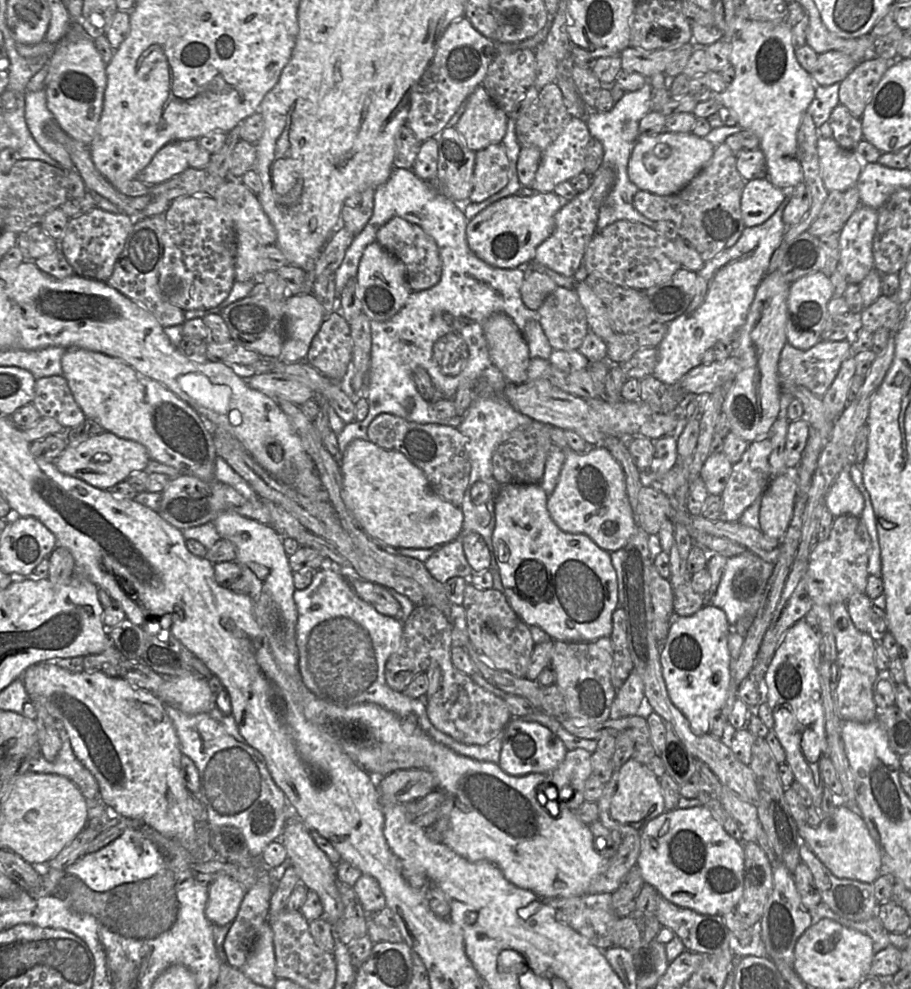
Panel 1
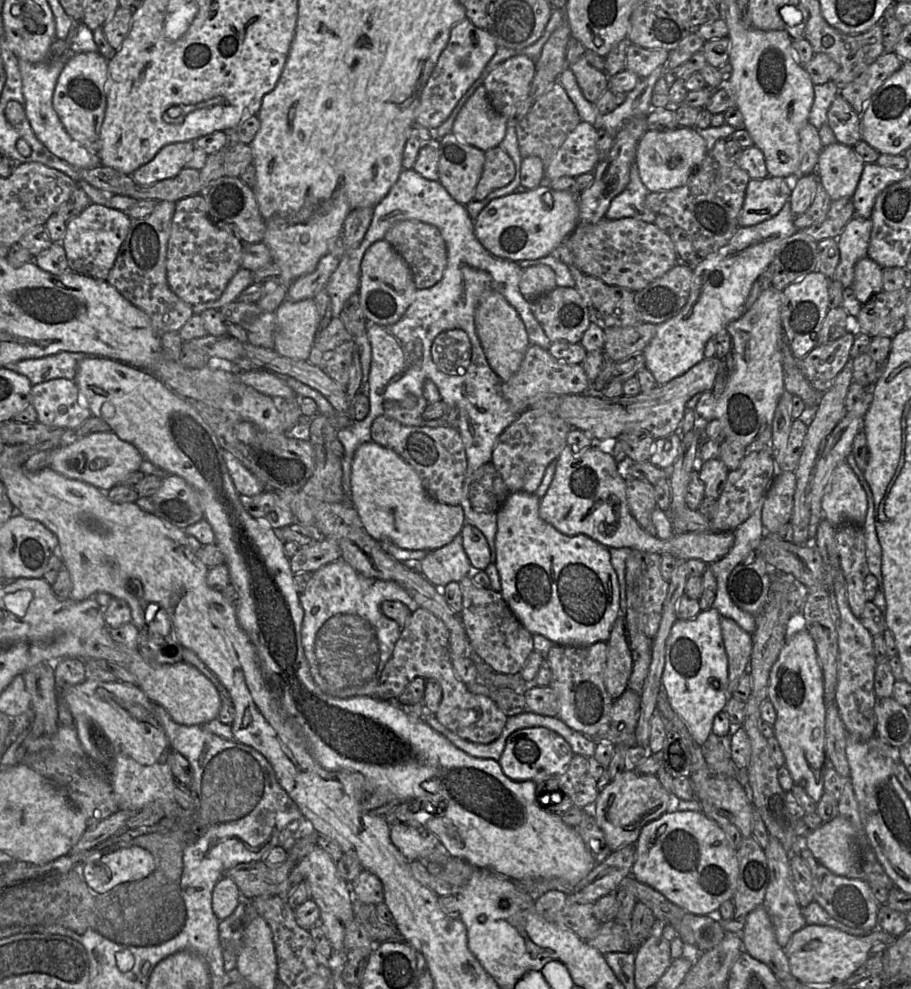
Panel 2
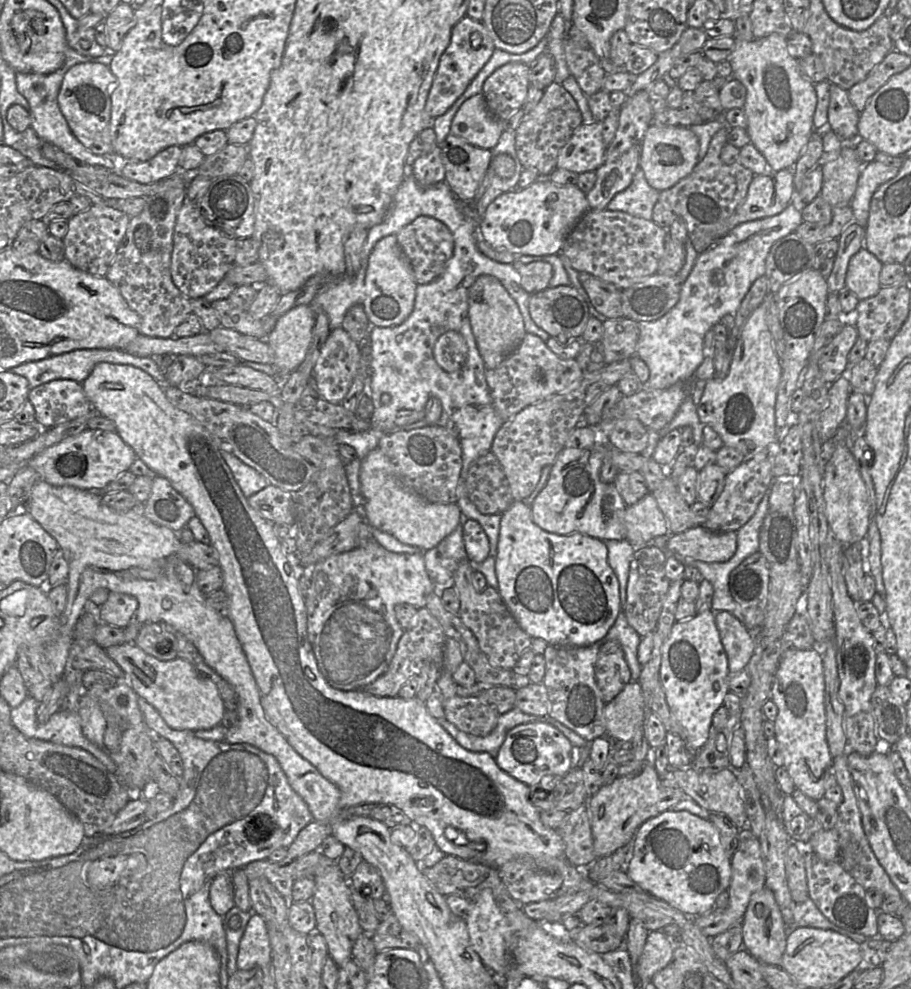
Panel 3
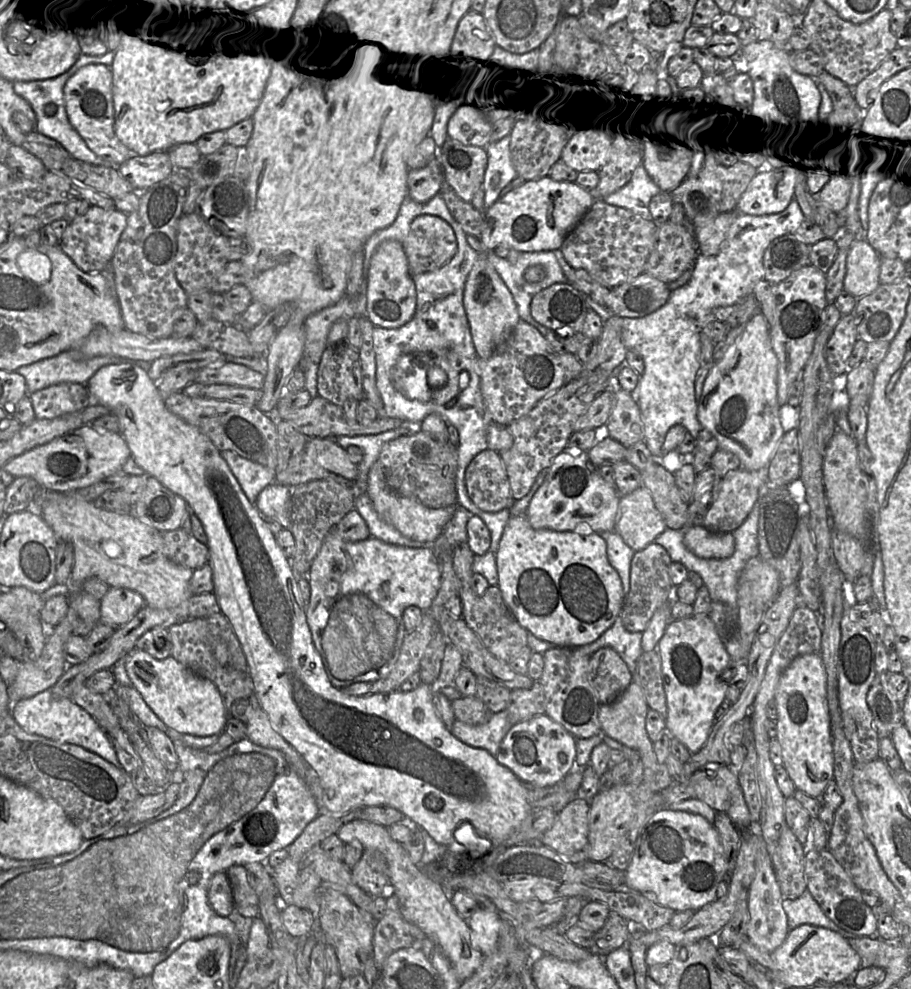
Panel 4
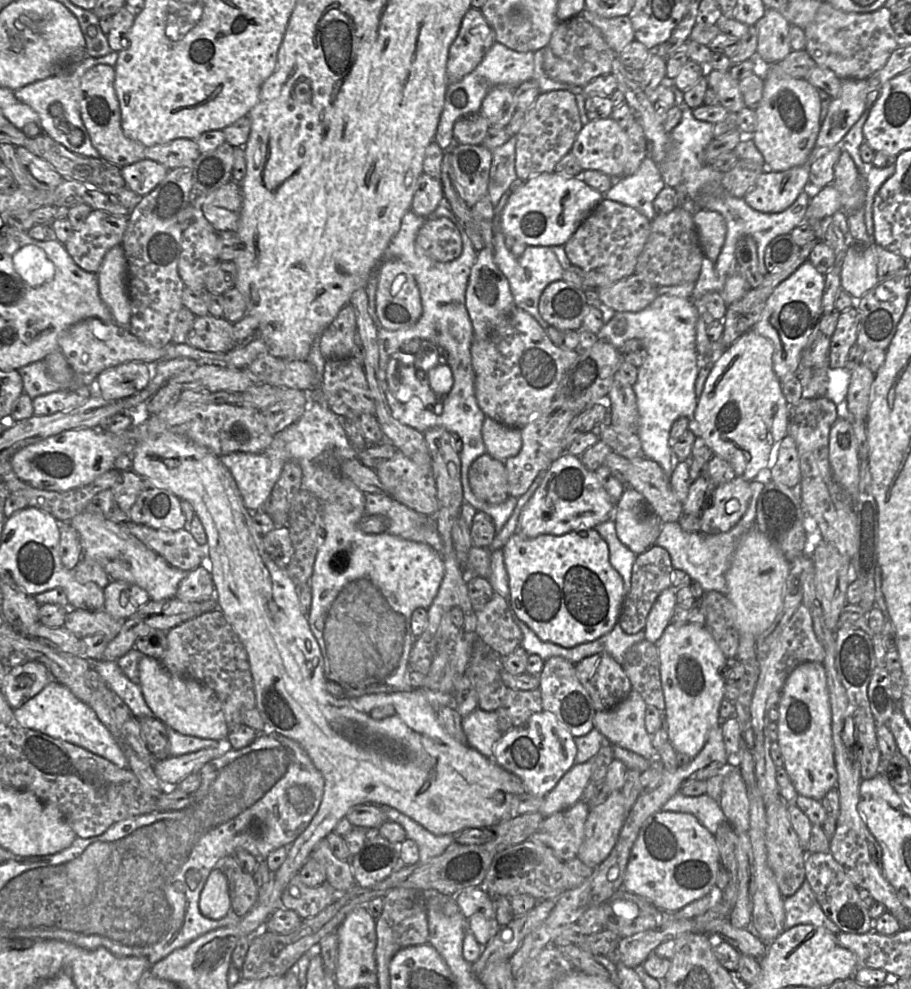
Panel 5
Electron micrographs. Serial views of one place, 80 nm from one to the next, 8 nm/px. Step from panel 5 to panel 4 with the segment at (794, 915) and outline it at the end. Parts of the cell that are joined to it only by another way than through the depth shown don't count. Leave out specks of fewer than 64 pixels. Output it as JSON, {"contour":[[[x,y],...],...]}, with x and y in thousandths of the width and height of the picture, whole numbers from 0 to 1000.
{"contour":[[[885,899],[883,903],[875,909],[872,909],[872,910],[861,909],[859,917],[864,925],[865,941],[880,934],[889,934],[894,936],[901,936],[910,940],[917,941],[921,943],[923,946],[928,947],[929,949],[936,948],[936,947],[950,947],[950,946],[939,946],[925,940],[924,938],[920,937],[914,931],[912,931],[905,924],[901,917],[899,916],[899,914],[894,909],[894,907],[891,906],[891,904],[889,903],[887,899]]]}

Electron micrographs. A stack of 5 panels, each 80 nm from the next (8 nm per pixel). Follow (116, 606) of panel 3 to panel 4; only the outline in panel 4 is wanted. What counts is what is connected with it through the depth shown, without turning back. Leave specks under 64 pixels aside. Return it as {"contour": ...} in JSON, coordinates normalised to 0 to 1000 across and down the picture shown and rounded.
{"contour":[[[120,594],[110,610],[109,629],[124,635],[139,630],[159,612],[154,600],[133,594]]]}

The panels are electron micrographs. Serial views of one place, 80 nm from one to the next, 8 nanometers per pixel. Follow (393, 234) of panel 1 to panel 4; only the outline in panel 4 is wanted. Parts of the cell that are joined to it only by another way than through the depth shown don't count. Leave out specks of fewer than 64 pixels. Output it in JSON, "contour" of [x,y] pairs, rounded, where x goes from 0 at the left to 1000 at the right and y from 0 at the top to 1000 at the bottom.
{"contour":[[[473,216],[454,220],[441,248],[452,278],[484,271],[497,261],[503,250],[496,229]]]}

